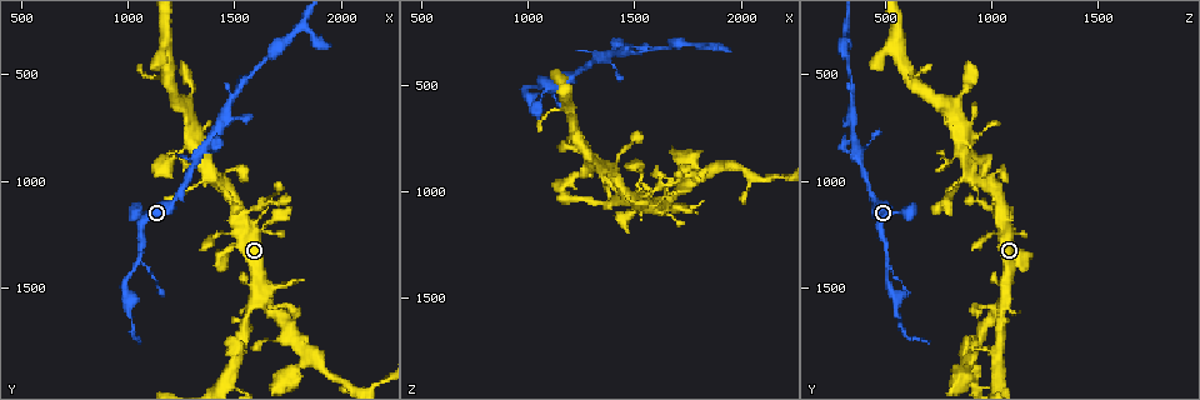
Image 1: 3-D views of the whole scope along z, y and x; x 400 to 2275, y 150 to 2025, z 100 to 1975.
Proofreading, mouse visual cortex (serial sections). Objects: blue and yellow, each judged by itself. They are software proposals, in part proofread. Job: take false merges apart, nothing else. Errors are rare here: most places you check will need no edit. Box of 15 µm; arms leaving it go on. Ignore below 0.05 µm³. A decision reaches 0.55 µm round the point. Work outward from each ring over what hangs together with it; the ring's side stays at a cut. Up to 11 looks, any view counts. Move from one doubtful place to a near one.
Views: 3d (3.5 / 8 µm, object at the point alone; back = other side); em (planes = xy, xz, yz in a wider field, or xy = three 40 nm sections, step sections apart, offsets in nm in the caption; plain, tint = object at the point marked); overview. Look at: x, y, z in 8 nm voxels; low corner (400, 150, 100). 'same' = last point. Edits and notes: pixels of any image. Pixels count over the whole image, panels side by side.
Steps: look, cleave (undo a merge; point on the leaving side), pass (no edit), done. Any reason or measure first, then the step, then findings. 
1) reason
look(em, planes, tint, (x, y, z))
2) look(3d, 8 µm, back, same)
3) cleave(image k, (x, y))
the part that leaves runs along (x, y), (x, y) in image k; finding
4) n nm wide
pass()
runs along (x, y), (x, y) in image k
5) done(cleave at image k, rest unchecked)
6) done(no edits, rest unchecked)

sudden change in width
look(3d, 8 µm, (1040, 1140, 600))

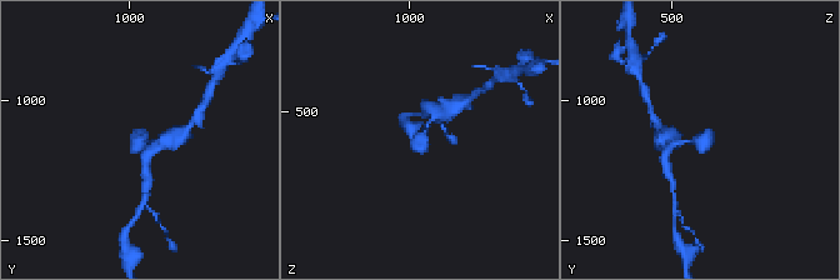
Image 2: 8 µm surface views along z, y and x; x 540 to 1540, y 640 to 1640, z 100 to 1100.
closer look
look(3d, 3.5 µm, (1040, 1150, 610))

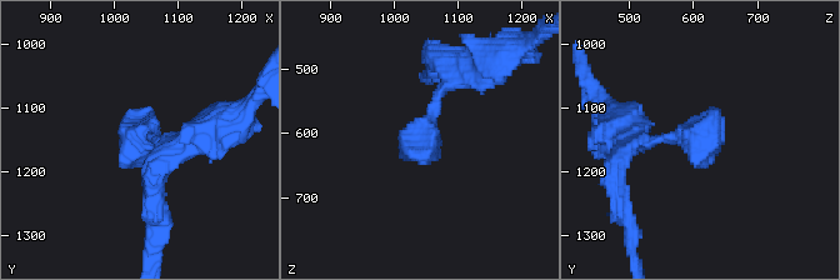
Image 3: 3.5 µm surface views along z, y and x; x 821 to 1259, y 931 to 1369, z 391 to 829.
look(em, xy, step 2, tint, (1035, 1150, 610))

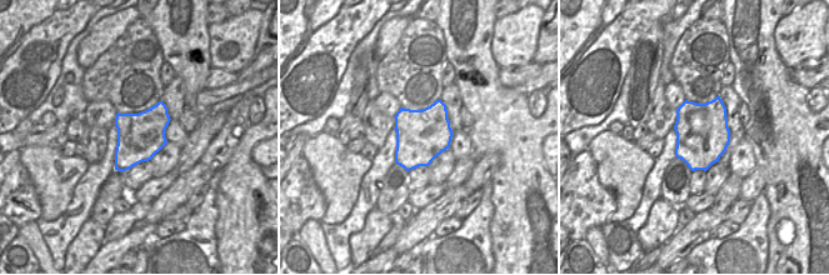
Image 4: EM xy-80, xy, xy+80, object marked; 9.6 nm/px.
500 nm wide
pass()
runs along (461, 70), (441, 90), (408, 158) in image 3; all the same cell

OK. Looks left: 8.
a fork
look(3d, 3.5 µm, (1600, 1490, 1060))

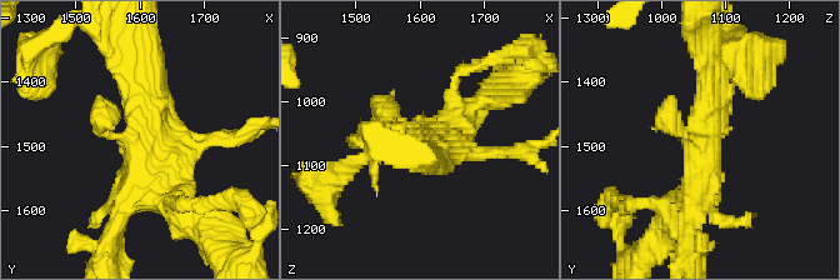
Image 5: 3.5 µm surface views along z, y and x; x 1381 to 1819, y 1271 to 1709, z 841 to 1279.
need the tissue
look(em, xy, step 5, tint, (1610, 1490, 1070))

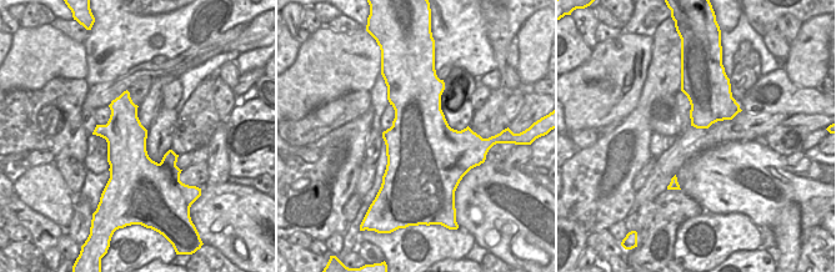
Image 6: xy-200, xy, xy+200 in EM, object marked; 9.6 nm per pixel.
pass()
runs along (141, 55), (145, 175), (176, 209) in image 5; all the same cell

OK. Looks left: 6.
calibre changes
look(3d, 3.5 µm, (1480, 630, 350))

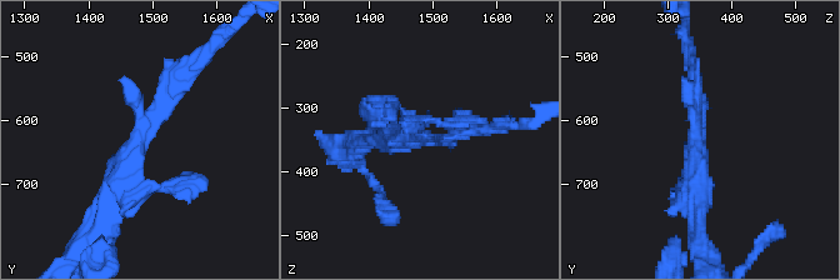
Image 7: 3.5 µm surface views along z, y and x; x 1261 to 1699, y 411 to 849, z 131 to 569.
look(em, xy, step 1, plain, (1485, 620, 340))

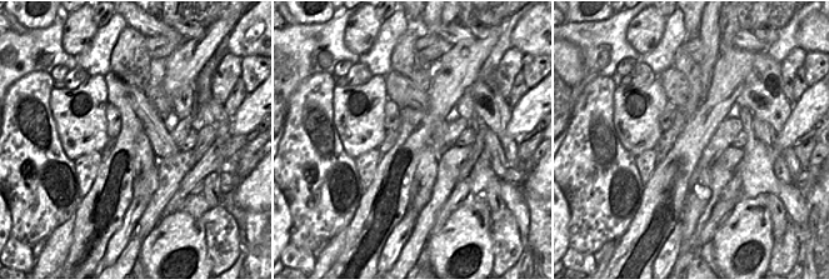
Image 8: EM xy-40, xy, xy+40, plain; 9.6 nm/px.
look(em, xy, step 1, tint, same)

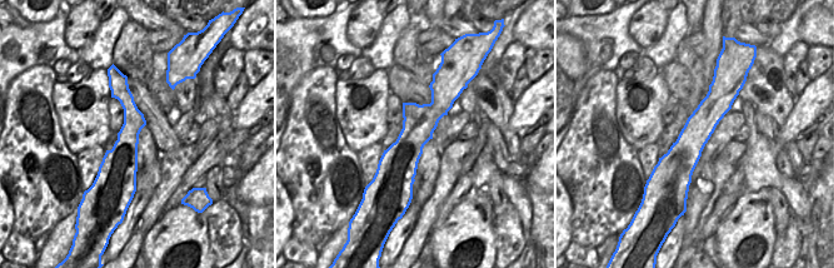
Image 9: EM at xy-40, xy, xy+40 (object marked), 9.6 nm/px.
pass()
runs along (715, 84), (683, 187) in image 9; one cell here

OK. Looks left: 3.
three-way junction
look(3d, 3.5 µm, (1810, 280, 310))

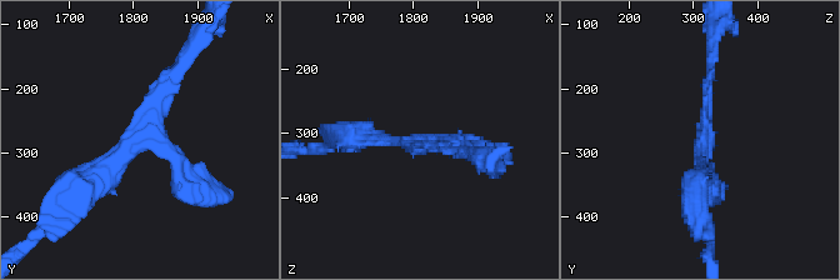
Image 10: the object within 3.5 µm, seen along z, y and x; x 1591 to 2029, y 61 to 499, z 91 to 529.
need the tissue
look(em, xy, step 3, tint, (1805, 285, 320))

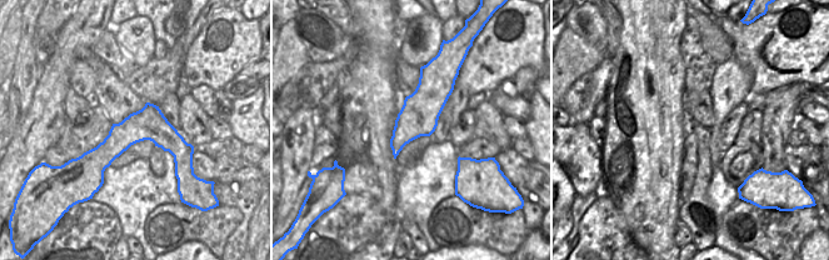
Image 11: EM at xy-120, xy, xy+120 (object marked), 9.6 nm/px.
cut it another way
look(em, xy, step 2, tint, same)

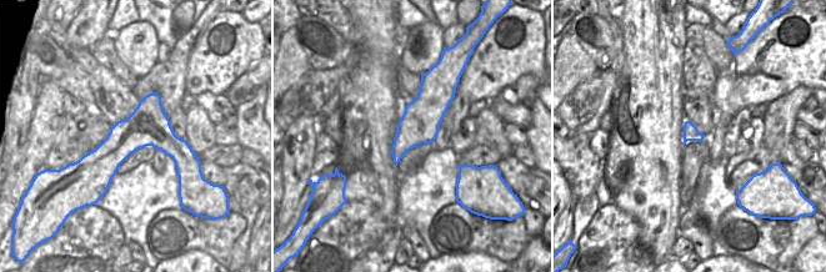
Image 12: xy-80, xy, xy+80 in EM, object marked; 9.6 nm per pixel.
3 arms; arms of 150, 250, 300 nm
pass()
runs along (353, 135), (475, 148) in image 10; continuous, no second cell

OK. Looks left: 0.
done(no edits, rest unchecked)

